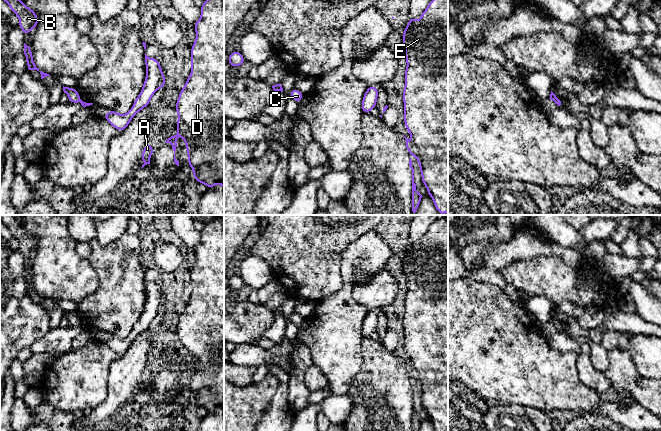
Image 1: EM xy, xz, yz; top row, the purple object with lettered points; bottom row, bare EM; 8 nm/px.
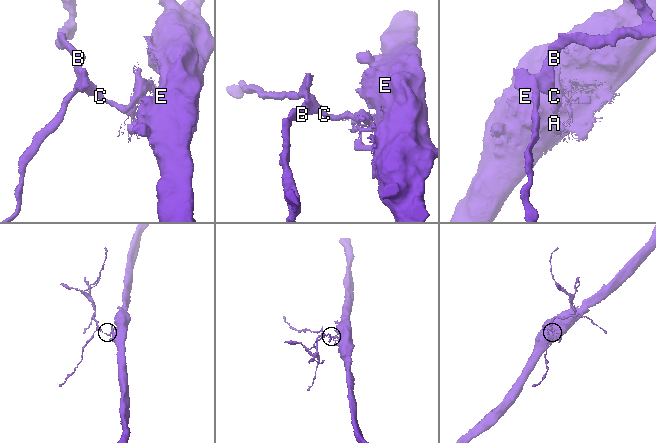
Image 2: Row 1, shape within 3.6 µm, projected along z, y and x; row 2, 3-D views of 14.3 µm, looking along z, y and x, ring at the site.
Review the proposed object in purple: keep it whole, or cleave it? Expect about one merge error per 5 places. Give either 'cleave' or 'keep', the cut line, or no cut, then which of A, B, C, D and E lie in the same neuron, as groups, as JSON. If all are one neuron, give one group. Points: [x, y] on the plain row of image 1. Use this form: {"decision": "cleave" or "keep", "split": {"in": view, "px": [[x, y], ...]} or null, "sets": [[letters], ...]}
{"decision": "keep", "split": null, "sets": [["A", "B", "C", "D", "E"]]}

